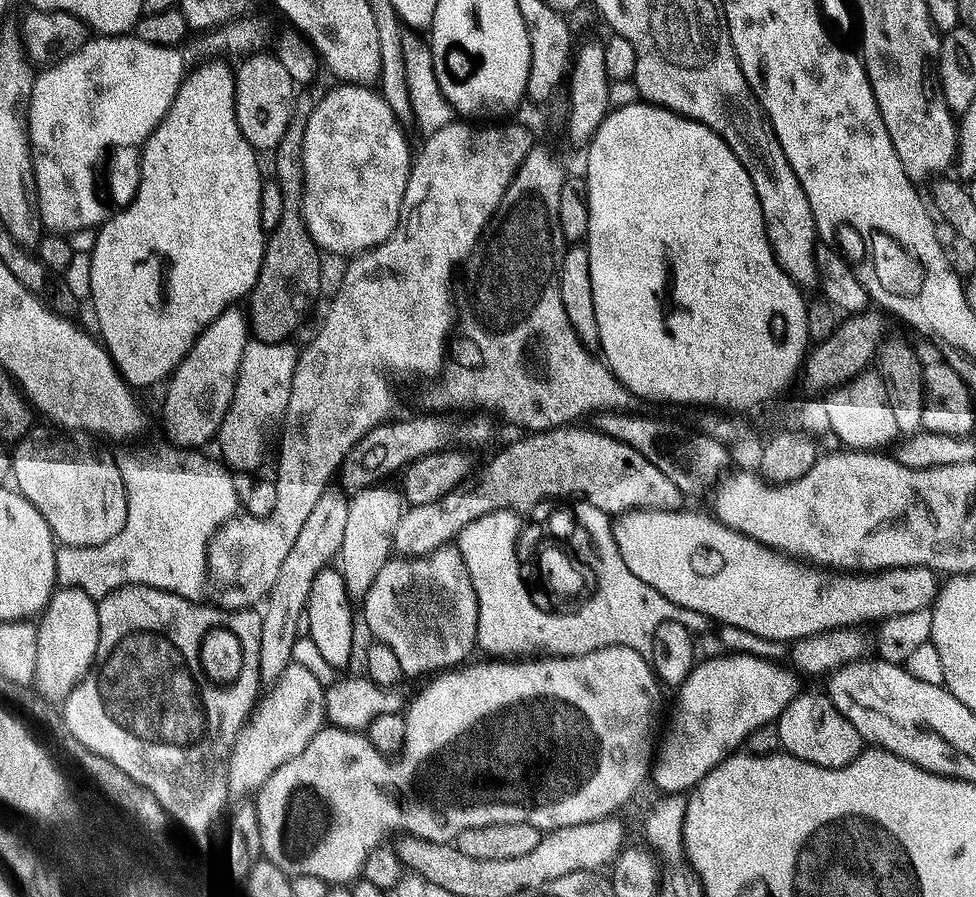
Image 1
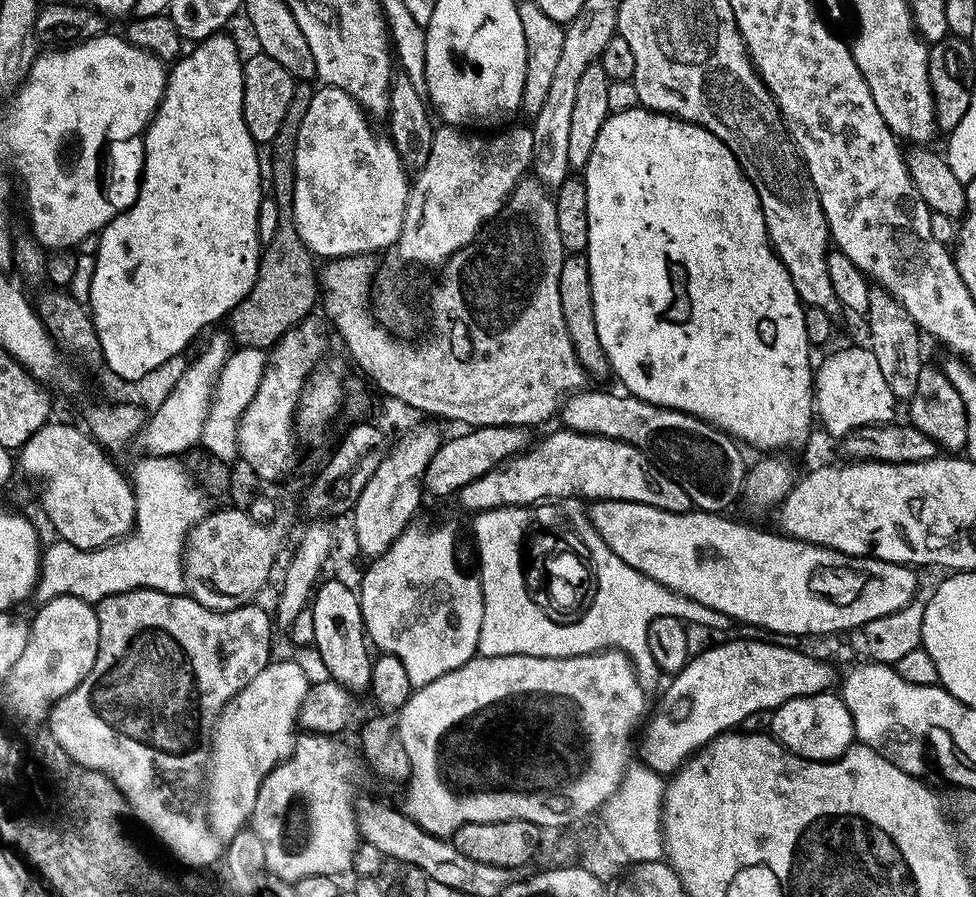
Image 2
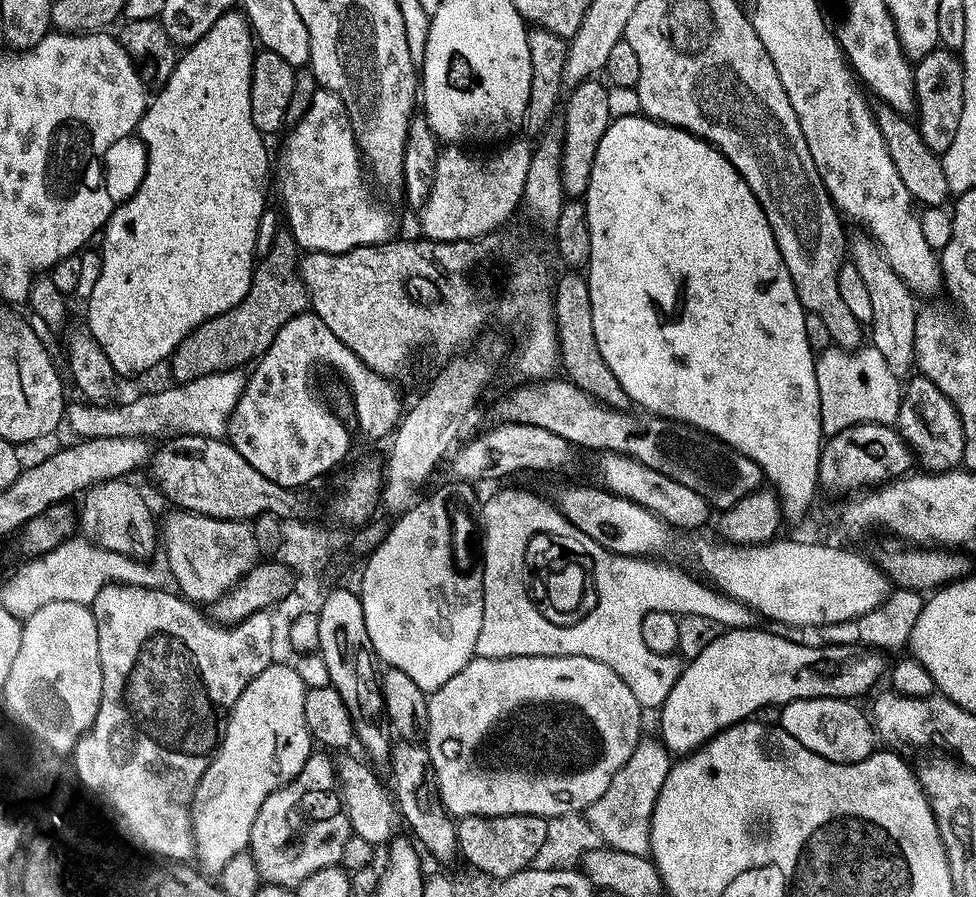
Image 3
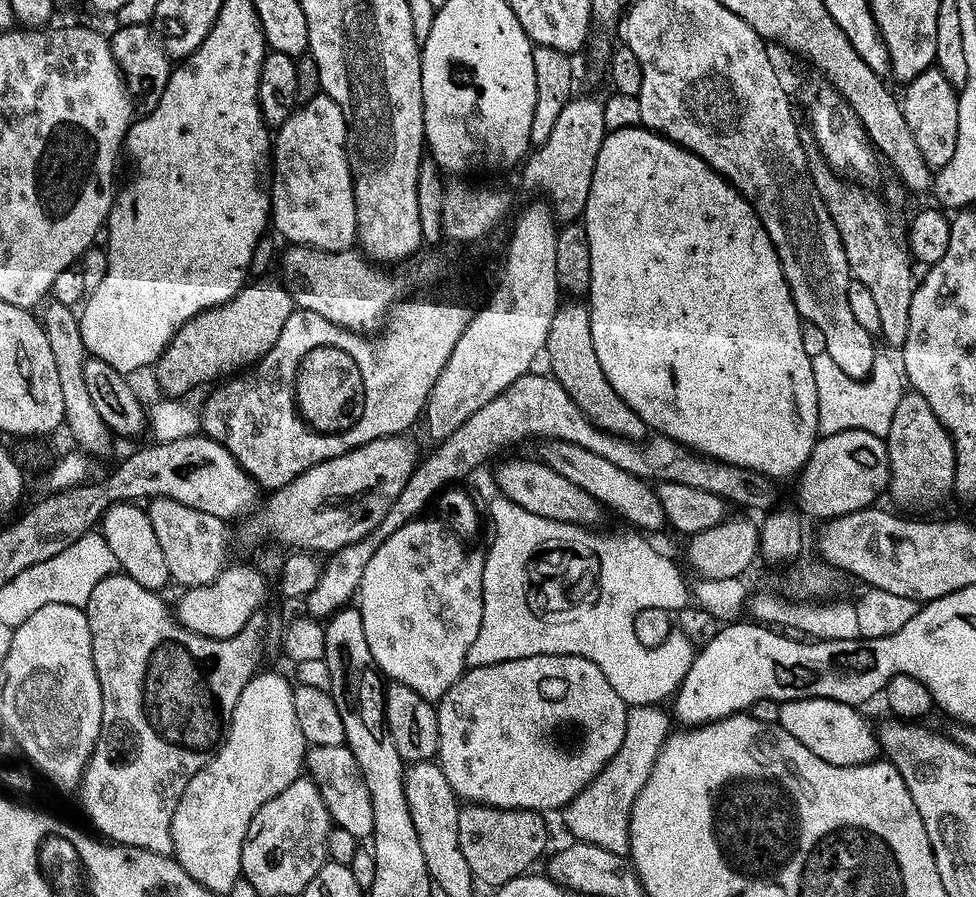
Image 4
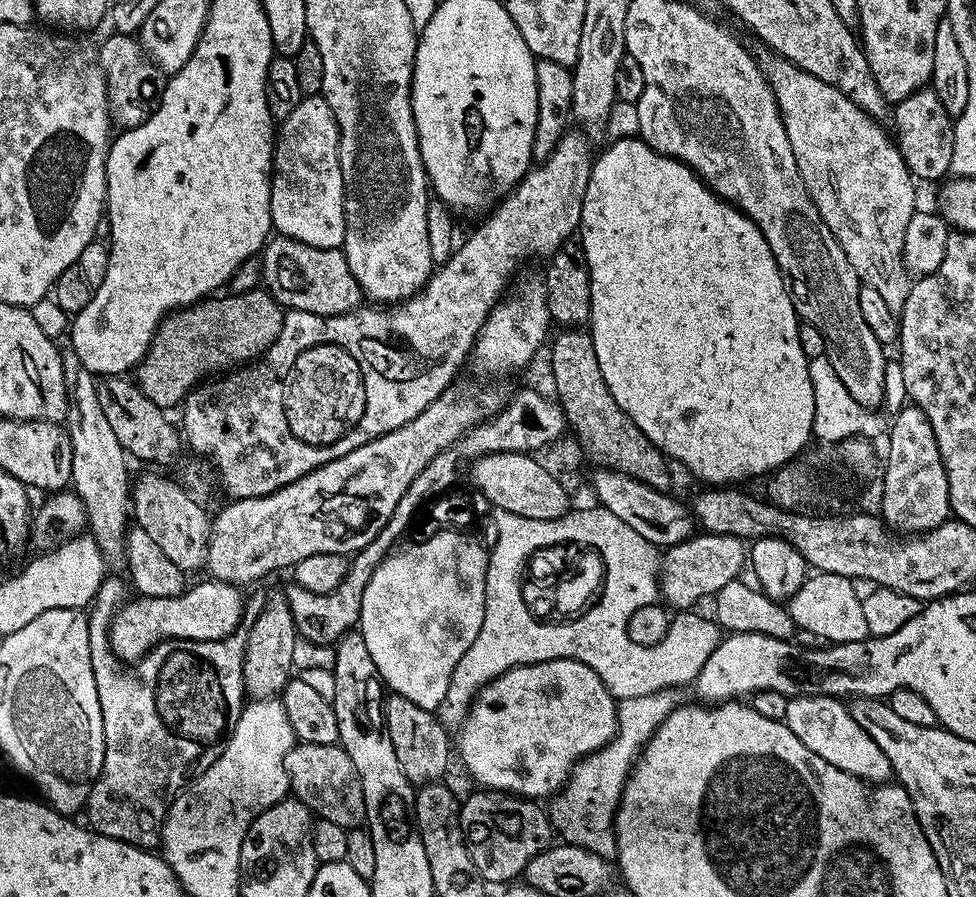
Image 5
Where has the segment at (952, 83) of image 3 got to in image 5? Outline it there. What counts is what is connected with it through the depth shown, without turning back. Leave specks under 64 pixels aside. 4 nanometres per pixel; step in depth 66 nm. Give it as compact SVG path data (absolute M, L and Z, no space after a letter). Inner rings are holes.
M931 87L919 88L905 100L894 104L896 132L894 140L917 181L940 180L951 173L950 158L954 158L954 120L946 106L938 102L938 94Z

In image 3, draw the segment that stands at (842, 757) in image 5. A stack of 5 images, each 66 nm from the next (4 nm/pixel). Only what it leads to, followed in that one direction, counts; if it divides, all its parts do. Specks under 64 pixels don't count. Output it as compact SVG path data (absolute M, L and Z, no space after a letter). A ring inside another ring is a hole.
M821 696L813 700L791 700L780 708L779 727L790 734L790 738L802 742L806 750L832 760L835 764L853 764L866 759L878 744L878 737L865 709L863 712L854 705L852 700L835 700Z

